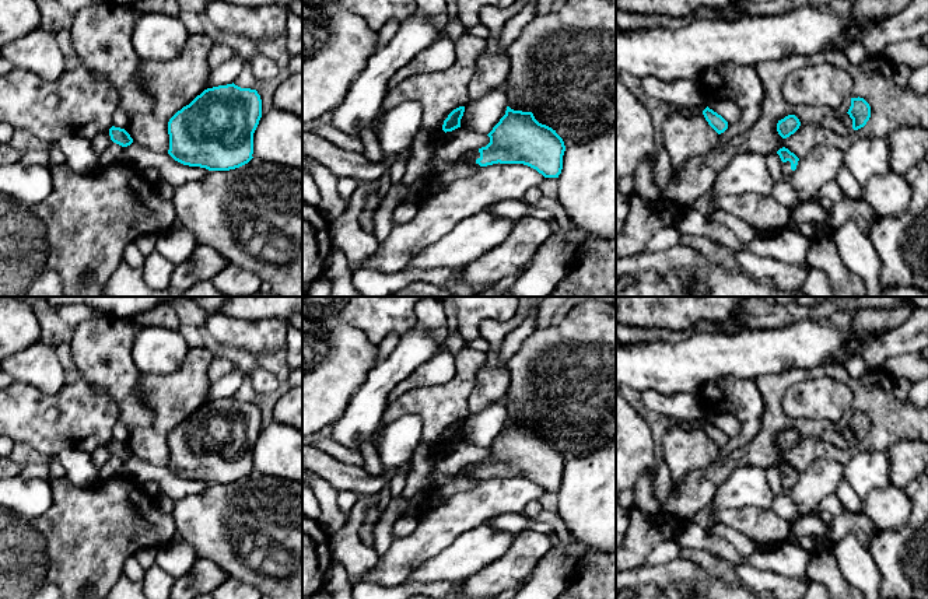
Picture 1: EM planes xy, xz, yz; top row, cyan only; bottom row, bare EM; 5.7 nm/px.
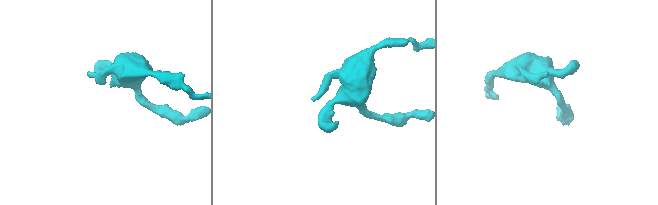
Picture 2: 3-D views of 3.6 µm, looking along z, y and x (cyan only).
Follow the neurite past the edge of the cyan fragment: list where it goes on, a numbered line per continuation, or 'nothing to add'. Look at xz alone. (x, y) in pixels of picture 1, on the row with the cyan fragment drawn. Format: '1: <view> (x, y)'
1: xz (436, 164)

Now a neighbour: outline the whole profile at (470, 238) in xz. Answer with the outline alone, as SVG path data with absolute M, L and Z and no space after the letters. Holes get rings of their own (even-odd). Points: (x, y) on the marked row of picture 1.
M483 210L462 220L438 241L416 253L405 269L441 269L467 266L501 245L516 221Z

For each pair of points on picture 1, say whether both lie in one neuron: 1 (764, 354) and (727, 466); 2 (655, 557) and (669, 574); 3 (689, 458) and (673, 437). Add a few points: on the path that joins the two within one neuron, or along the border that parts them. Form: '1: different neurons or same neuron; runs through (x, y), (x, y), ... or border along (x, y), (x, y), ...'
1: different neurons; border along (788, 368), (780, 372), (762, 374), (755, 379)
2: different neurons; border along (678, 556), (665, 563), (644, 566)
3: same neuron; runs through (685, 452), (678, 442)

